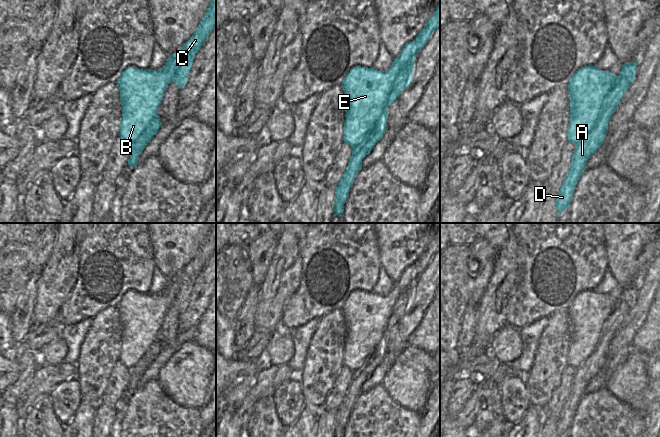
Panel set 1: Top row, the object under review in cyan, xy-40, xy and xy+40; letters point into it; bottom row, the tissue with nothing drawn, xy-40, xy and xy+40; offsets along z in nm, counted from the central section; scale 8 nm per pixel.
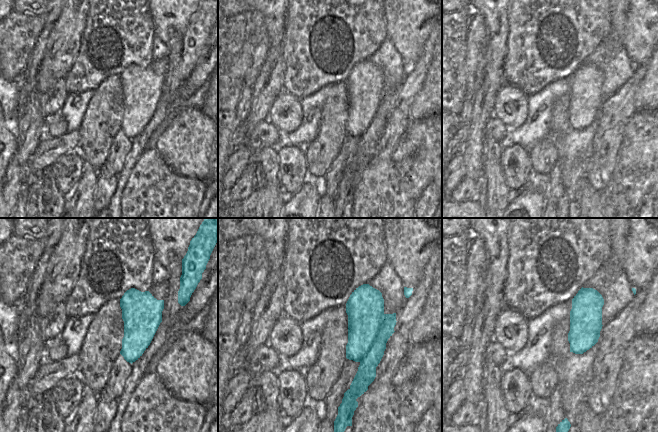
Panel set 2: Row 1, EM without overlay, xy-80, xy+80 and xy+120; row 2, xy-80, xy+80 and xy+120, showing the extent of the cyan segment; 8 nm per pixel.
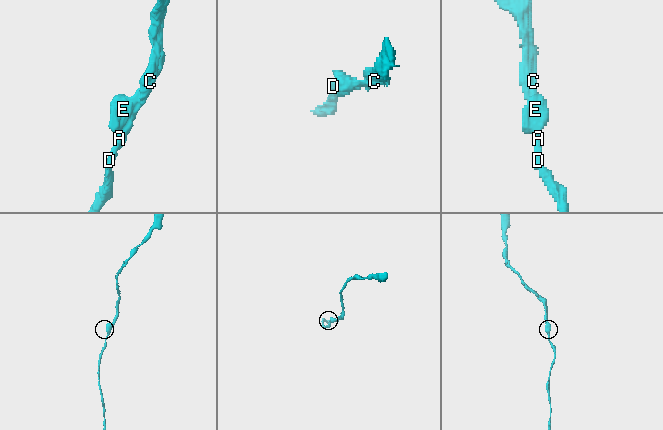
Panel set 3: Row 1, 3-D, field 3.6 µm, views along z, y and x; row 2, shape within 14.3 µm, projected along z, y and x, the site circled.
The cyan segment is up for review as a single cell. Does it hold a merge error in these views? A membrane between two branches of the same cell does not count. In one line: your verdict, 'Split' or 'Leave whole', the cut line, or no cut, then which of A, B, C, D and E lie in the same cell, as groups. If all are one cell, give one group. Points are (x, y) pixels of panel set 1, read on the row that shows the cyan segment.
Leave whole. No split. Groups: A B C D E

